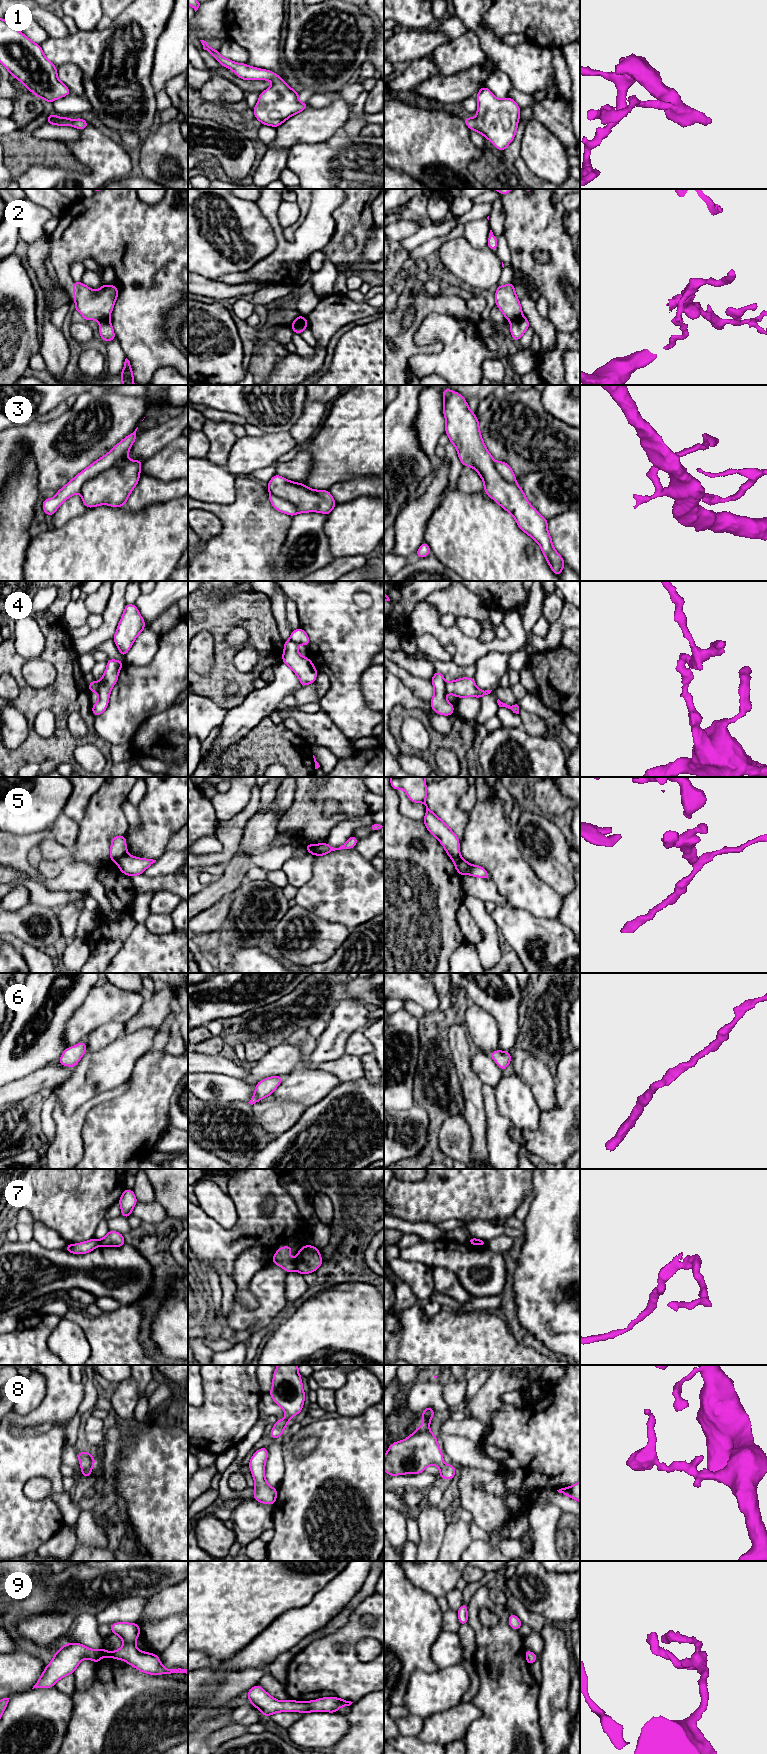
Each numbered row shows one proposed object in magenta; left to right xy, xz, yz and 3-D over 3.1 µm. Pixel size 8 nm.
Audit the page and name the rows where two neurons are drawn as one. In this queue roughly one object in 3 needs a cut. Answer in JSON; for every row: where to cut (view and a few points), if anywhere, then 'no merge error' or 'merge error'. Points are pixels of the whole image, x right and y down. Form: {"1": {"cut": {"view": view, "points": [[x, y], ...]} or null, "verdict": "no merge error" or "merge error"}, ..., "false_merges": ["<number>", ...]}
{"1": {"cut": null, "verdict": "no merge error"}, "2": {"cut": {"view": "yz", "points": [[522, 316], [511, 321]]}, "verdict": "merge error"}, "3": {"cut": {"view": "xy", "points": [[128, 450], [110, 467], [89, 479], [82, 486], [80, 493]]}, "verdict": "merge error"}, "4": {"cut": {"view": "yz", "points": [[445, 682], [445, 690], [447, 692]]}, "verdict": "merge error"}, "5": {"cut": {"view": "xy", "points": [[126, 853], [116, 862]]}, "verdict": "merge error"}, "6": {"cut": null, "verdict": "no merge error"}, "7": {"cut": {"view": "xz", "points": [[295, 1259], [296, 1269]]}, "verdict": "merge error"}, "8": {"cut": null, "verdict": "no merge error"}, "9": {"cut": null, "verdict": "no merge error"}, "false_merges": ["2", "3", "4", "5", "7"]}

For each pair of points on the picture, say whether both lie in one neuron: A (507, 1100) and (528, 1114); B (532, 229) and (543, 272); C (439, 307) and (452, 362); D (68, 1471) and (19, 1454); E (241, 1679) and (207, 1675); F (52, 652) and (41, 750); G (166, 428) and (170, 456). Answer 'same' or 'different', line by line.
A: same
B: same
C: different
D: different
E: same
F: same
G: different

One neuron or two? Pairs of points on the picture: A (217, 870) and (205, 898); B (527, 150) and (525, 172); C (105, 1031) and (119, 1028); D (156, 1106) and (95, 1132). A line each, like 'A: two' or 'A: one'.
A: two
B: two
C: one
D: one

